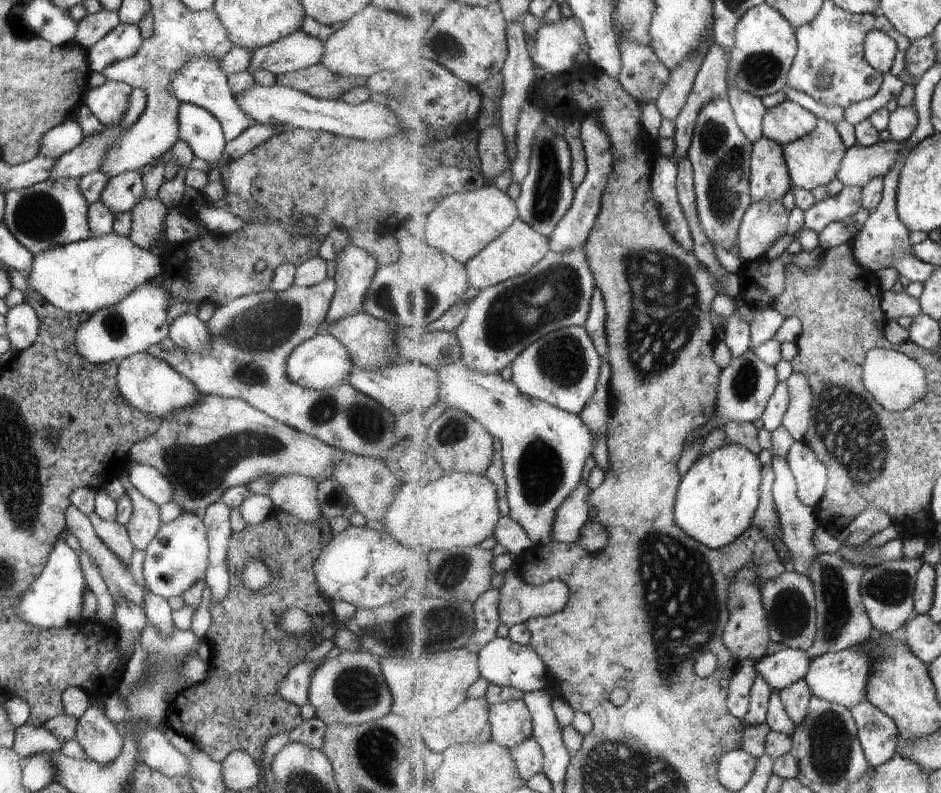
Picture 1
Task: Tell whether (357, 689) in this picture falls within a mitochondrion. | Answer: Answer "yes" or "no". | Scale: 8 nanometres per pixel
yes

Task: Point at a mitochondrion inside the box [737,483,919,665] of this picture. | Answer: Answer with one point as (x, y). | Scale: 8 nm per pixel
(836, 609)

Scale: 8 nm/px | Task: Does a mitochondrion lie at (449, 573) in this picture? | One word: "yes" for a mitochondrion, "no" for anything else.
yes

